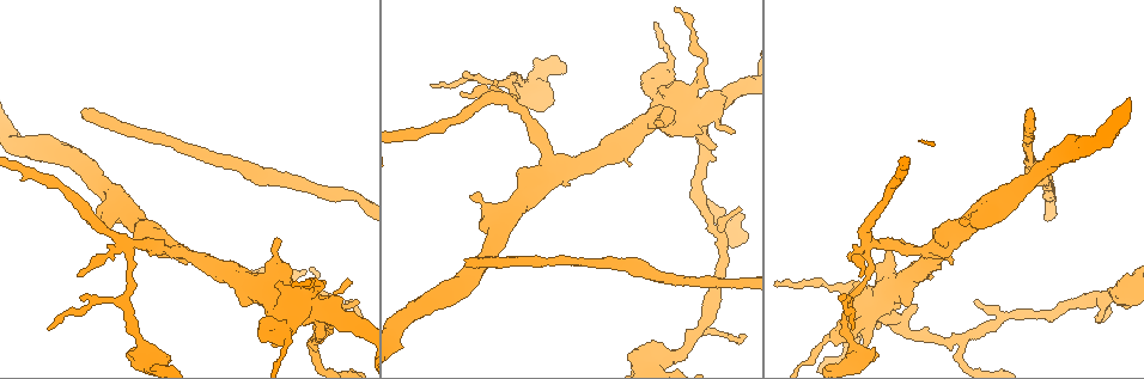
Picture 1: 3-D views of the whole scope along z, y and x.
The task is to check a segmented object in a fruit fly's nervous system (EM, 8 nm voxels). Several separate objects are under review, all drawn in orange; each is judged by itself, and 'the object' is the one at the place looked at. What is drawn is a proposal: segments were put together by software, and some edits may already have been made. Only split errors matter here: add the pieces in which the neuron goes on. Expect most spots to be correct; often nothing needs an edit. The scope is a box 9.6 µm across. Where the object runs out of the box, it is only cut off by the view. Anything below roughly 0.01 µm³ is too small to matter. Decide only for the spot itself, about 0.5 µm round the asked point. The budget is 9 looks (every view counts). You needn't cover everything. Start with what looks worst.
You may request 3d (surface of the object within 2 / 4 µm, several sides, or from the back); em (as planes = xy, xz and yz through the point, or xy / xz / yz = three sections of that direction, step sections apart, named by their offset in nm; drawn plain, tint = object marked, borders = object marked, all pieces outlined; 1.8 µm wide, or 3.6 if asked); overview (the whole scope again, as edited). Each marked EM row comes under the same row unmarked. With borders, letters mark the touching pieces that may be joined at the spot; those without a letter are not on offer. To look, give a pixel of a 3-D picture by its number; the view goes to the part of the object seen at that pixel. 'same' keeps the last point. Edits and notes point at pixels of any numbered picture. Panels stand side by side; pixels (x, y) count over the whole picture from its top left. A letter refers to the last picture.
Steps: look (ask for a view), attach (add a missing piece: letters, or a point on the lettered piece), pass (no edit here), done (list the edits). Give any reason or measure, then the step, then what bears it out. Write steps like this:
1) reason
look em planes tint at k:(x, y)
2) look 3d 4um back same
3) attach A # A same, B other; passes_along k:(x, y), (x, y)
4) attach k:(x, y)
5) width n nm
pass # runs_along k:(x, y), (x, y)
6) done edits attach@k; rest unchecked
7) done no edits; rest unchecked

three arms meet
look em xz step 16 tint at 1:(695, 187)

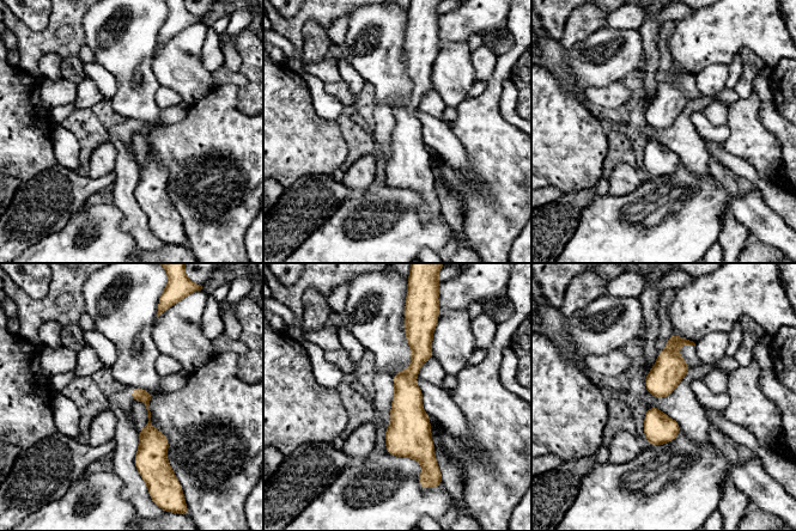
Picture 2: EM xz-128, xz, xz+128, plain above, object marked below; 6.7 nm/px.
cut it another way
look em planes borders same

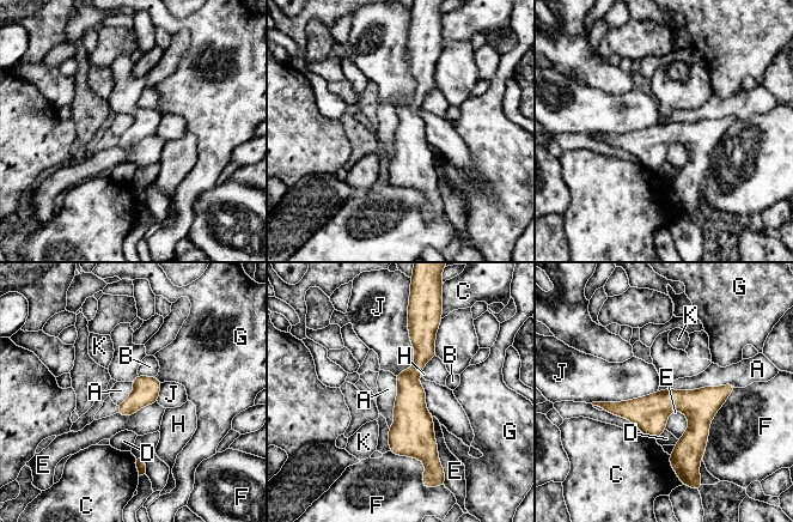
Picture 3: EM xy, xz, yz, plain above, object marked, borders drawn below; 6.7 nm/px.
pass # A other, B other, C other, D other, E other, F other, G other, H other, J other, K other; border 3:(736, 384), (658, 390); none of them fits

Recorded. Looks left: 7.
a narrow waist
look em planes tint at 1:(514, 102)

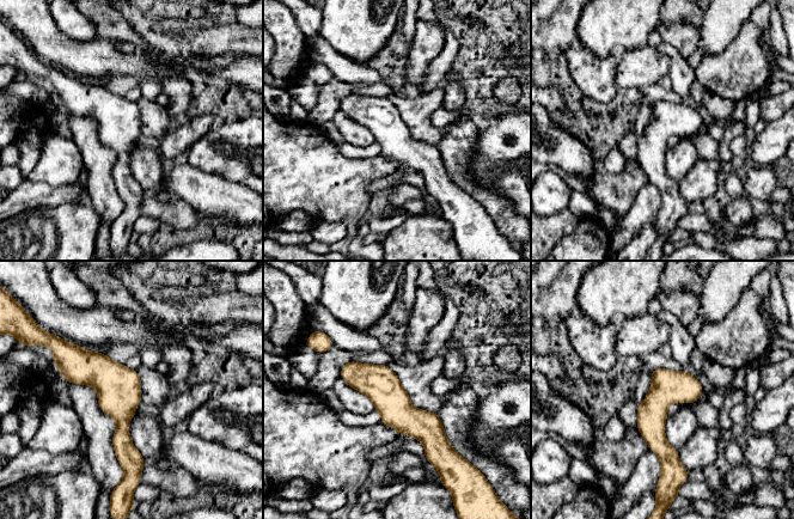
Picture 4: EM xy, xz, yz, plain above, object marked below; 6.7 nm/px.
look em planes borders same

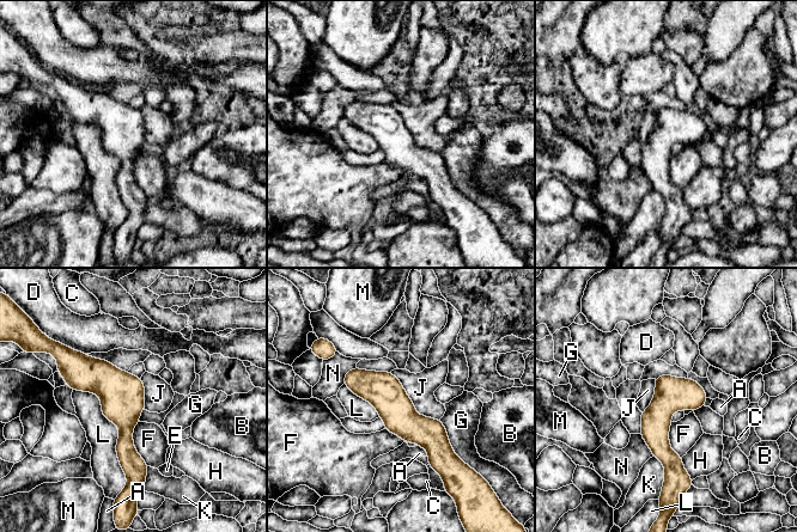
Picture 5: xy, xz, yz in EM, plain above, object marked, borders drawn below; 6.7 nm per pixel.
pass # A other, B other, C other, D other, E other, F other, G other, H other, J other, K other, L other, M other, N other; runs_along 5:(79, 355), (122, 401), (139, 474); no lettered piece goes on from it

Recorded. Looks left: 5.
three-way junction
look 3d 2um at 1:(142, 340)

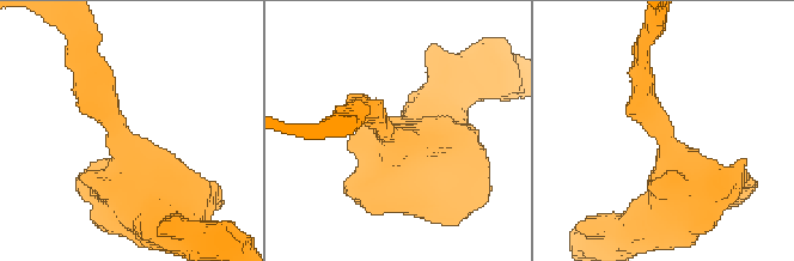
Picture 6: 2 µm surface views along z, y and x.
arms 3; arm_widths 190, 240, 360 nm; shape alone is not enough
look em planes borders at 6:(391, 131)

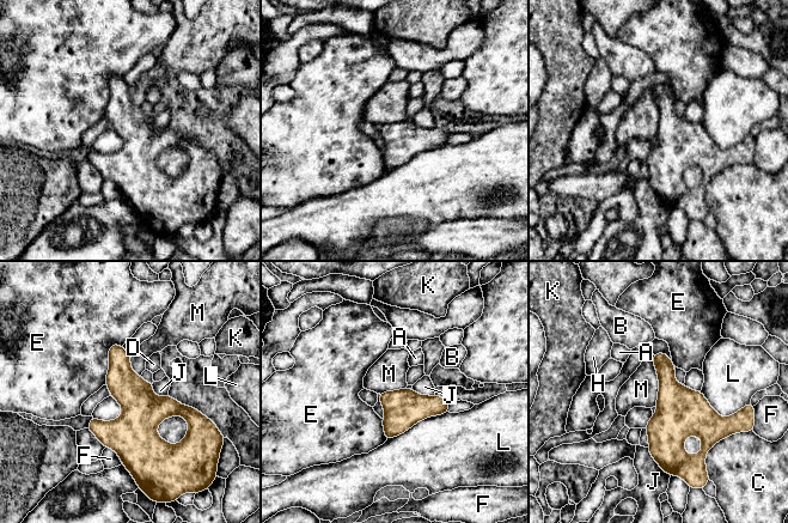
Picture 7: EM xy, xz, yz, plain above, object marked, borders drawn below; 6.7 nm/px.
width 260 nm
pass # A other, B other, C other, D other, E other, F other, H other, J other, K other, L other, M other; runs_along 7:(114, 347), (133, 394), (133, 467); no lettered piece goes on from it

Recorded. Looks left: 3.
sudden change in width
look em 3.6um planes borders at 1:(666, 357)

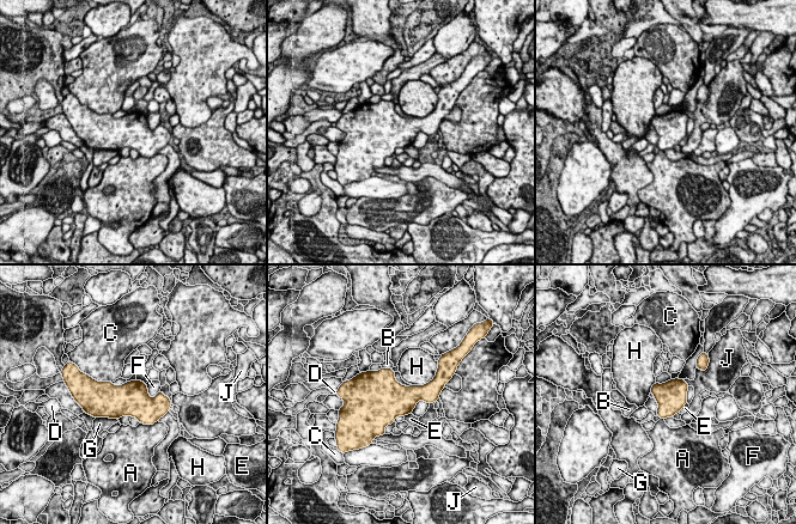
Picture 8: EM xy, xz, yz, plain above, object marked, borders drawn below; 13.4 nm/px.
width 420 nm
pass # A other, B other, C other, D other, E other, F other, G other, H other, J other; border 8:(686, 402), (678, 412); none of them fits

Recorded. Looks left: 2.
done no edits; rest unchecked

